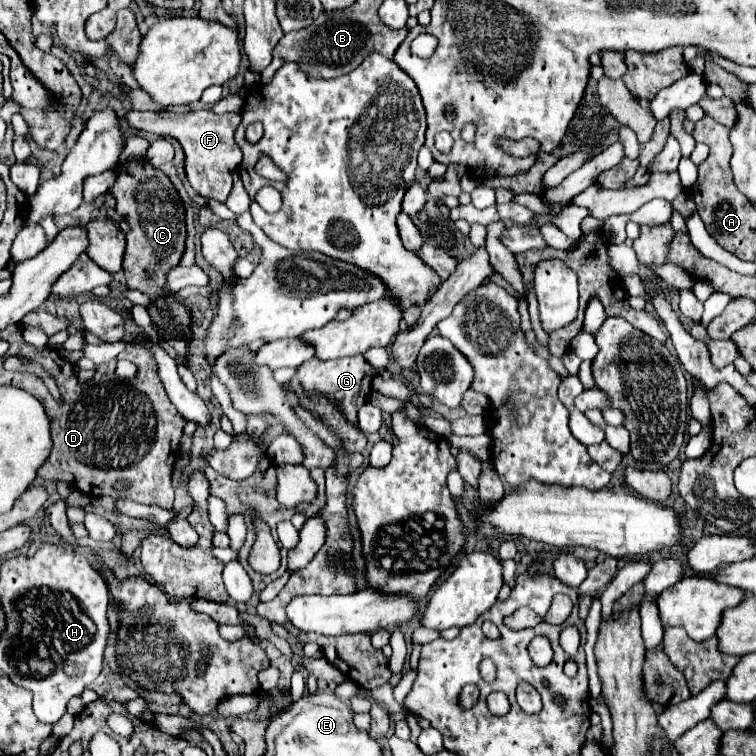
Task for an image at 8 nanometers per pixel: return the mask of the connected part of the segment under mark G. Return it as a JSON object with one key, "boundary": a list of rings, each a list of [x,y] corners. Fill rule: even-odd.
{"boundary":[[[350,356],[350,358],[338,358],[338,360],[308,360],[304,362],[298,372],[292,376],[292,380],[288,380],[286,384],[282,384],[282,390],[286,392],[288,398],[312,398],[312,396],[322,396],[328,398],[332,402],[338,404],[338,408],[342,410],[342,414],[346,416],[346,422],[352,424],[354,428],[358,428],[358,420],[356,420],[356,412],[362,404],[366,404],[366,398],[370,394],[368,384],[372,382],[372,378],[376,376],[376,370],[370,368],[370,364],[362,358],[362,356]]]}

